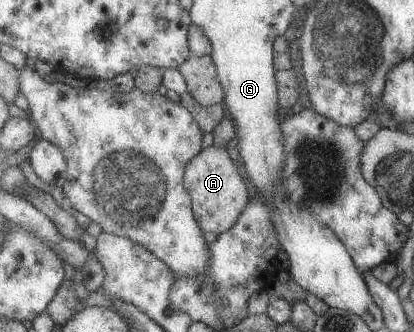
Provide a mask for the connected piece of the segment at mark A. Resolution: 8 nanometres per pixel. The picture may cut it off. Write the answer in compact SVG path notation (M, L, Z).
M210 146L201 149L187 164L183 173L183 187L190 199L192 215L199 228L219 235L235 225L243 207L247 205L244 175L229 158L226 149Z

